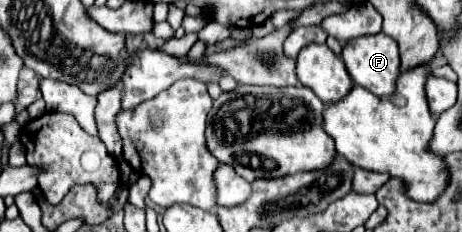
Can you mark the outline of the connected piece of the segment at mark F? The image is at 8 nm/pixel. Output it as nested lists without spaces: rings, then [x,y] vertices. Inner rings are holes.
[[[377,33],[377,35],[357,37],[343,45],[341,59],[343,59],[349,75],[353,77],[355,85],[365,87],[367,91],[371,91],[377,97],[383,97],[383,95],[387,97],[397,91],[397,79],[401,75],[401,61],[399,61],[399,47],[389,35]]]

